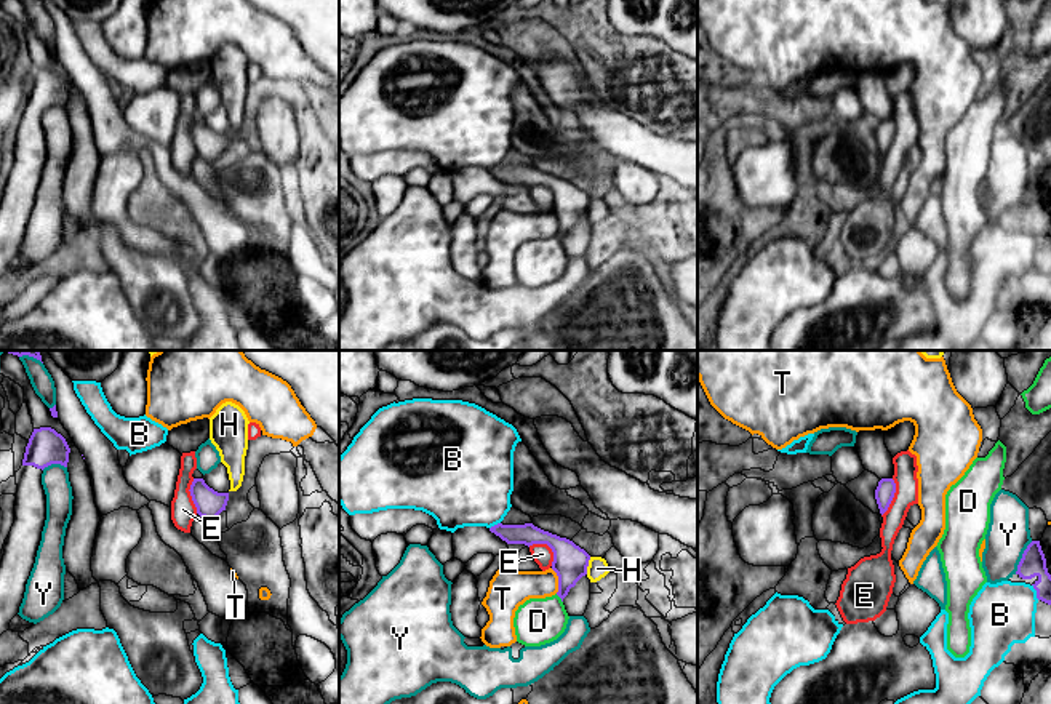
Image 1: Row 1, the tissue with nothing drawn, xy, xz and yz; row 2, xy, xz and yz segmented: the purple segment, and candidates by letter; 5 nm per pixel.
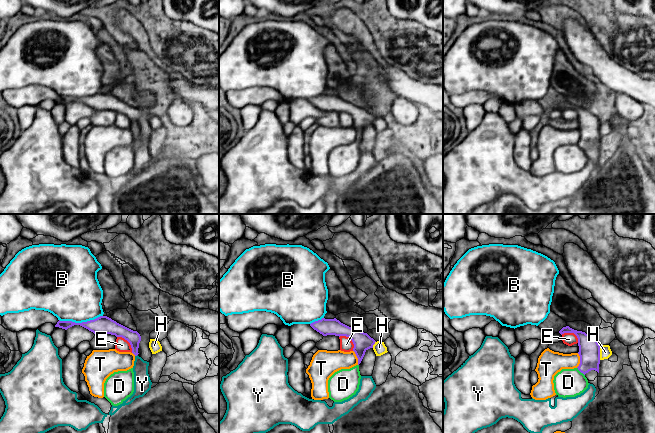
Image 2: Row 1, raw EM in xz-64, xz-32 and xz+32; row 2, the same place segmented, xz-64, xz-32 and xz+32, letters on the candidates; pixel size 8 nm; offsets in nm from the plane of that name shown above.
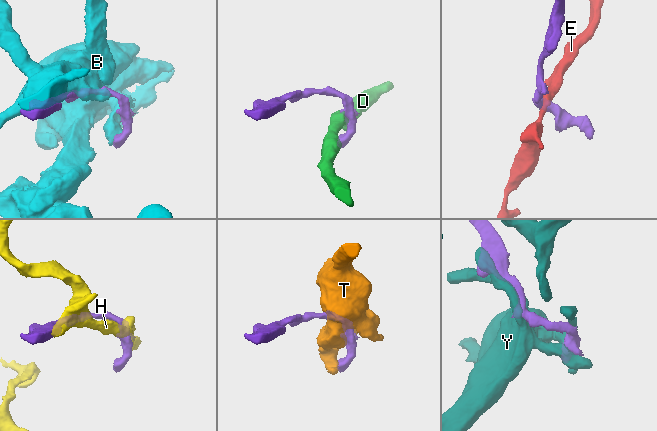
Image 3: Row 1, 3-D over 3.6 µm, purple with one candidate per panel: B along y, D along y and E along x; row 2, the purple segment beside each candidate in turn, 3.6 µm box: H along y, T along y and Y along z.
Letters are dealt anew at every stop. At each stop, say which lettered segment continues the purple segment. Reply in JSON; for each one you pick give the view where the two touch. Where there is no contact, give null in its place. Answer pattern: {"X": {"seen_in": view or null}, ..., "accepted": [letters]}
{"accepted": []}

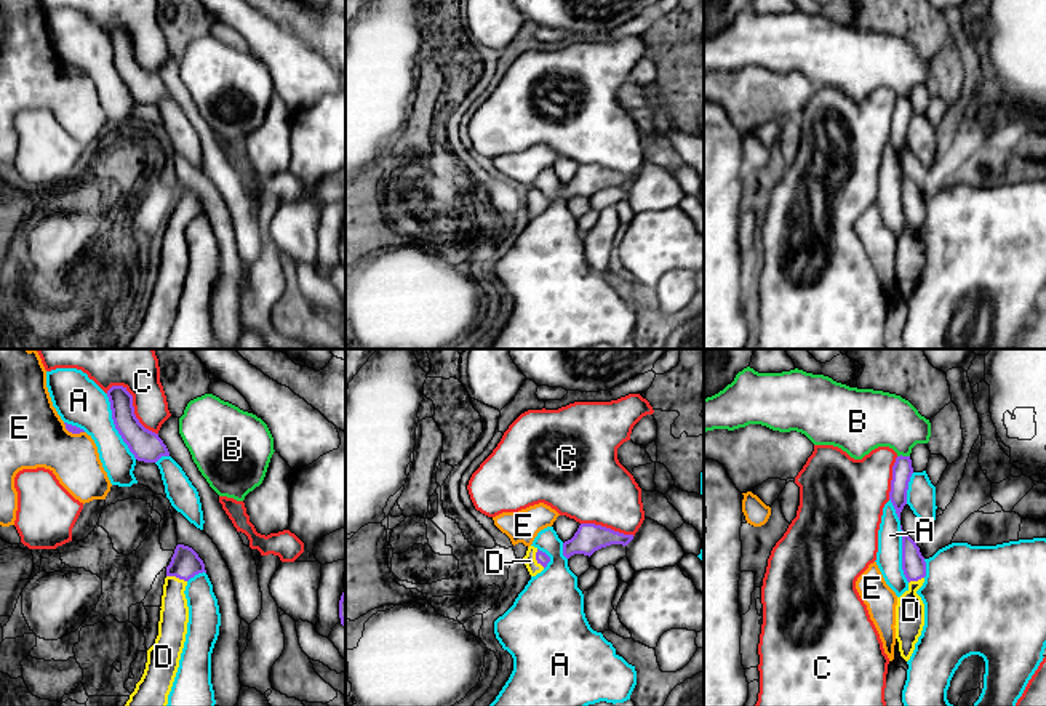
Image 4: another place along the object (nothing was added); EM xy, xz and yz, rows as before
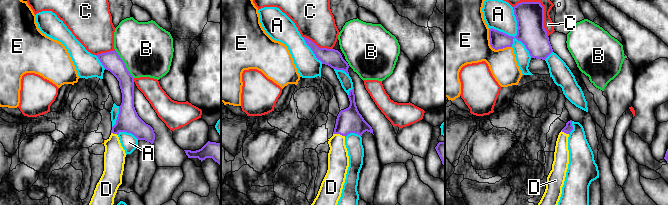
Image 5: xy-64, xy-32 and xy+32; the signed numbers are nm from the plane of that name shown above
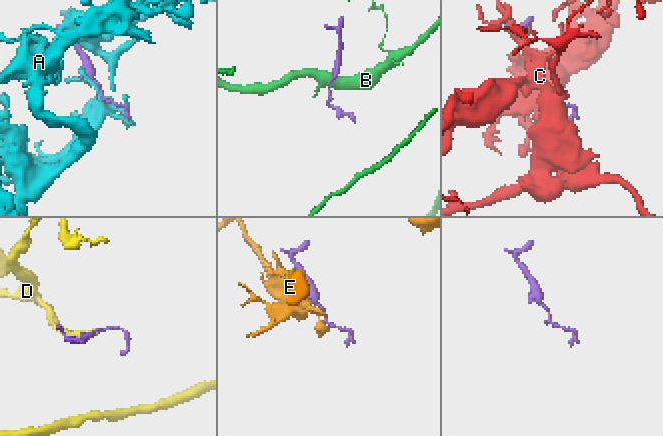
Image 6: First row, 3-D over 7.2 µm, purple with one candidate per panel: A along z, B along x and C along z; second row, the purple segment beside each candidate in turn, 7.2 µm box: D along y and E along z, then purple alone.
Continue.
{"D": {"seen_in": "xy"}, "accepted": ["D"]}

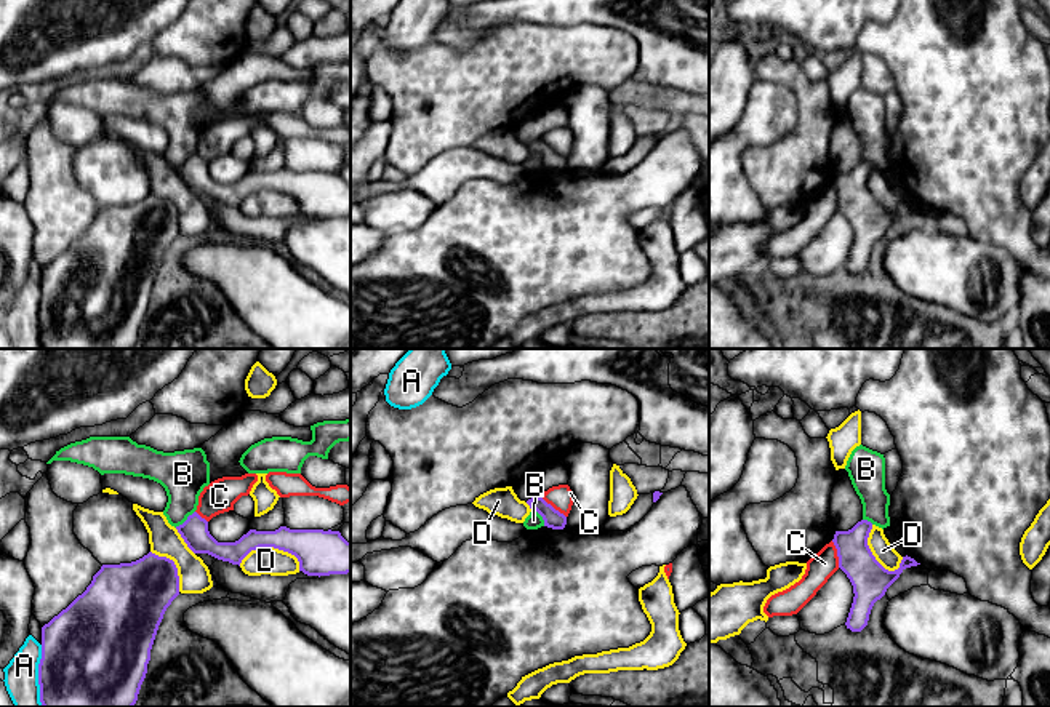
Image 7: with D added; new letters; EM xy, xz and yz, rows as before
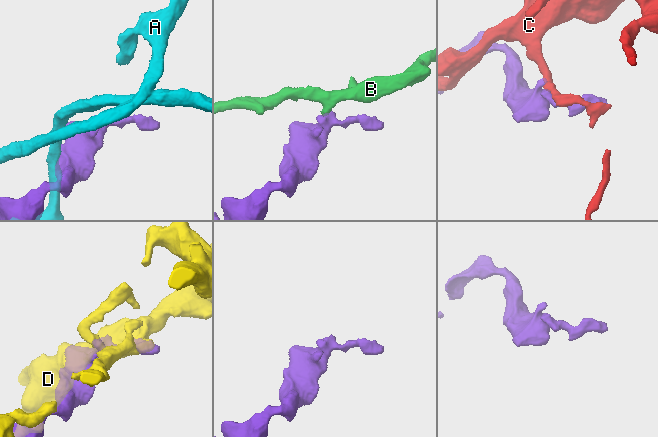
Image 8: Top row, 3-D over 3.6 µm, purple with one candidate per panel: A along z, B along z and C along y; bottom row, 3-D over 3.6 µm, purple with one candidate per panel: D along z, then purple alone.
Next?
{"accepted": []}

